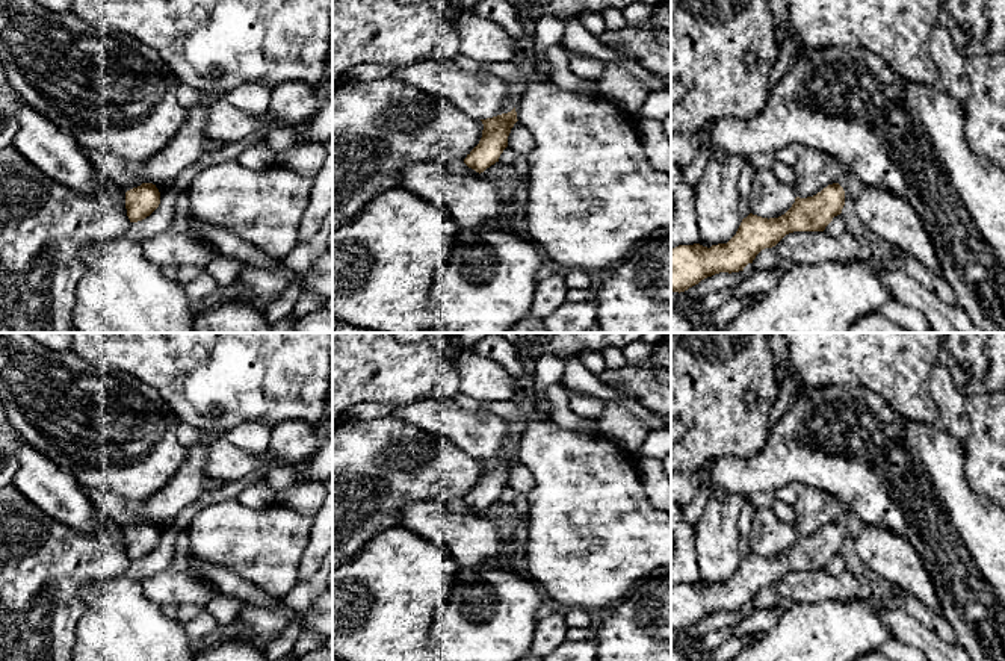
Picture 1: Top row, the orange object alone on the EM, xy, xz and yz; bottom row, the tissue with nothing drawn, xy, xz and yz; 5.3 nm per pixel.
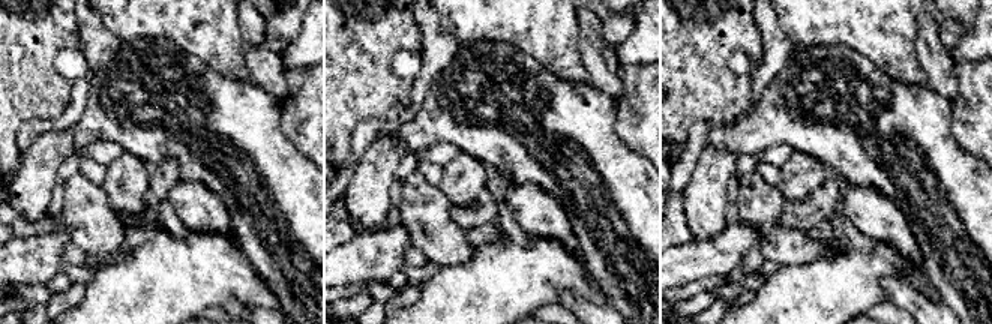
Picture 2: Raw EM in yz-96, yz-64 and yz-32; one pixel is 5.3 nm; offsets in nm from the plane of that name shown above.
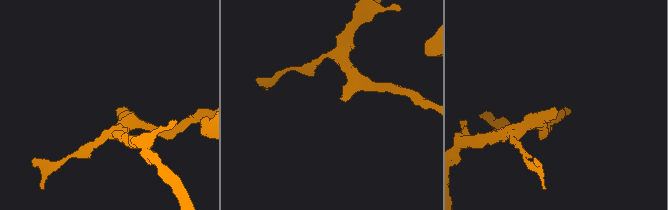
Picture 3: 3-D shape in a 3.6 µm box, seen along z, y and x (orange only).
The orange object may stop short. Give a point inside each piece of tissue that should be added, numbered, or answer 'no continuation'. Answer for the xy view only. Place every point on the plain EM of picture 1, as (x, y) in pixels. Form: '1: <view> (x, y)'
1: xy (121, 513)

